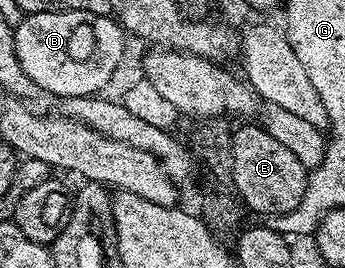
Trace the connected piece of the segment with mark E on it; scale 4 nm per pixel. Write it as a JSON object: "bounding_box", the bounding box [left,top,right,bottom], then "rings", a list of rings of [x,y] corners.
{"bounding_box":[229,122,308,218],"rings":[[[246,122],[243,128],[235,127],[230,133],[232,142],[232,174],[229,179],[234,183],[233,191],[247,209],[259,212],[262,216],[277,218],[296,210],[300,198],[304,198],[308,170],[295,158],[292,150],[276,142],[265,127],[258,128],[254,122]]]}

